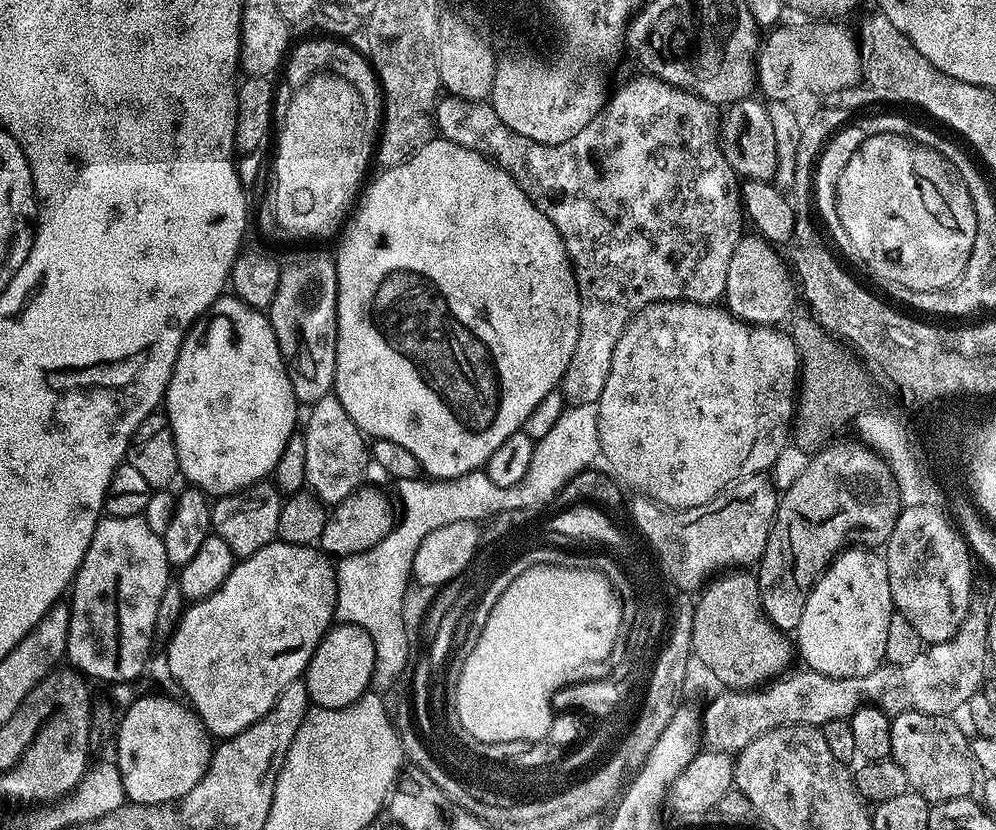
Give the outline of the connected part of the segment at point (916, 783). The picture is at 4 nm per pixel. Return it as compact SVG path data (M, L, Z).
M897 712L891 717L892 743L891 757L904 767L908 774L911 791L920 793L929 802L939 802L950 798L971 797L972 787L978 784L978 769L972 758L972 745L969 737L955 724L951 715L935 716L925 712Z

